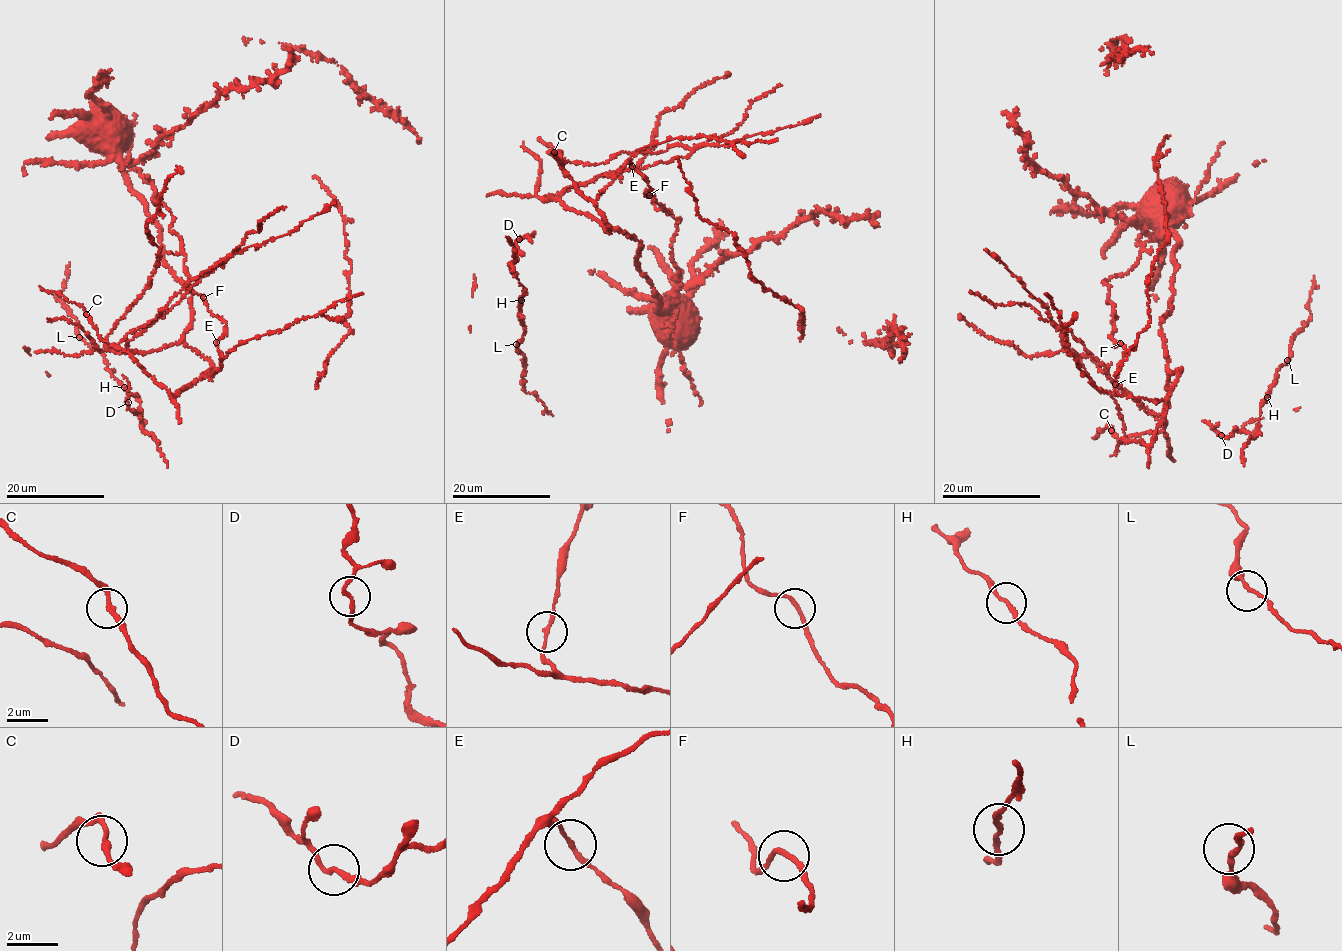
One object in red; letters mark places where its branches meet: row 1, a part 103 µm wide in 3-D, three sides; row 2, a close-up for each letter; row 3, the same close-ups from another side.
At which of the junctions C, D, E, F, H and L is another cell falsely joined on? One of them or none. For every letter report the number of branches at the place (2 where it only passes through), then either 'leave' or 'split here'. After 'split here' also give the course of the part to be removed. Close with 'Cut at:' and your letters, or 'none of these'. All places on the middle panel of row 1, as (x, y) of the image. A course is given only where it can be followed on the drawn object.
C: 2 | leave
D: 2 | leave
E: 2 | leave
F: 2 | leave
H: 2 | leave
L: 2 | leave
Cut at: none of these

